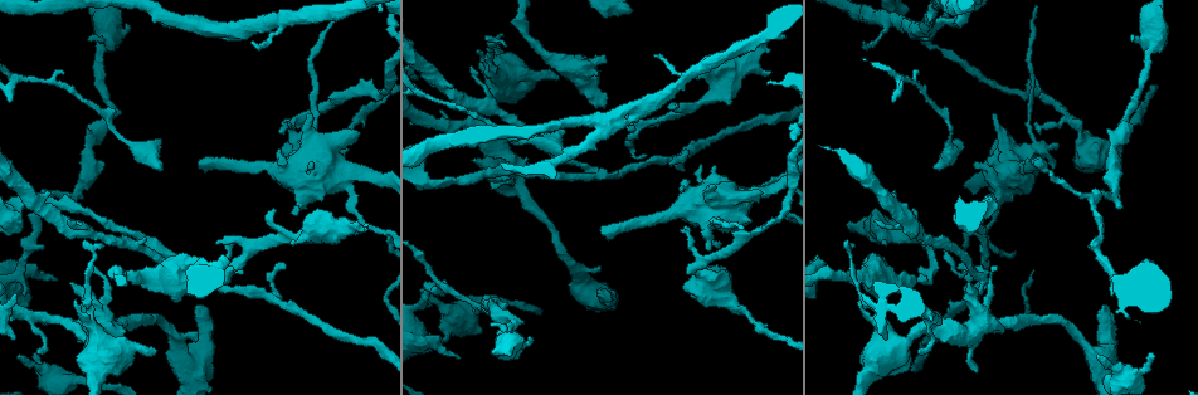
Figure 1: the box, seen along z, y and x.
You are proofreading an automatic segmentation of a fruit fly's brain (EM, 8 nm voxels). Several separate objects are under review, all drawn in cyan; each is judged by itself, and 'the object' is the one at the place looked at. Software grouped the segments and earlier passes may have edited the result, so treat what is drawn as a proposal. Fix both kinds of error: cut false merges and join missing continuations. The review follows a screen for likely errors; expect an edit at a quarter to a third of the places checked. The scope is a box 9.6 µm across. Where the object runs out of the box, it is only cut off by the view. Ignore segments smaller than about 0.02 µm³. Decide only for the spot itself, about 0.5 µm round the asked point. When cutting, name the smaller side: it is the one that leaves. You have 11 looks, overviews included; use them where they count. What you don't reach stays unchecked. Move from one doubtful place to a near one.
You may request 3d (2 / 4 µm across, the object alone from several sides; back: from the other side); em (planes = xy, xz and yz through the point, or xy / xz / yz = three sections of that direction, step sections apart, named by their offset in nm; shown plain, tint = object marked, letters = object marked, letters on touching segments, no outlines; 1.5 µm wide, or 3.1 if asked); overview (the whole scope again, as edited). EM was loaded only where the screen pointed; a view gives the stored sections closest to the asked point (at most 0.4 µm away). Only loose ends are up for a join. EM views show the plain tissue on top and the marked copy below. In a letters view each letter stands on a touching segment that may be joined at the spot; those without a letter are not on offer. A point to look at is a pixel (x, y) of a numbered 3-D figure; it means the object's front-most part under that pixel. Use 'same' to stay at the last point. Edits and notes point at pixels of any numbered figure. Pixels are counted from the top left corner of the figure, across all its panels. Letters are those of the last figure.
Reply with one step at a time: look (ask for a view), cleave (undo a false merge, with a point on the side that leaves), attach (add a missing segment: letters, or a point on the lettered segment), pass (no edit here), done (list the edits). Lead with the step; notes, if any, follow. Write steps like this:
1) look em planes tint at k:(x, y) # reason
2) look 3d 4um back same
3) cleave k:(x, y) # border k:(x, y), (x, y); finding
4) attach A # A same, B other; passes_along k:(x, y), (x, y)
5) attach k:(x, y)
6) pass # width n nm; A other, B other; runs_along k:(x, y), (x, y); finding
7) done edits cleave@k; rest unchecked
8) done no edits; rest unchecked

look 3d 2um at 1:(609, 238)

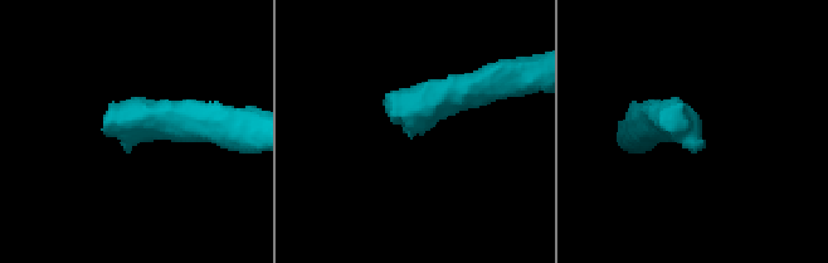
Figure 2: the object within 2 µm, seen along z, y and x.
look em planes letters at 2:(703, 141) # shape alone is not enough

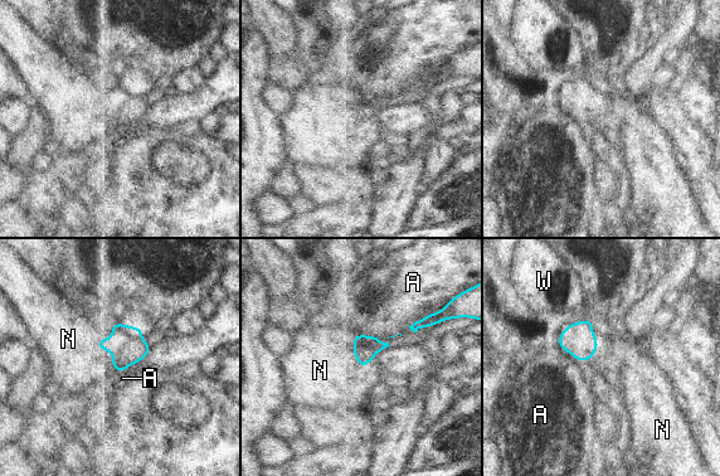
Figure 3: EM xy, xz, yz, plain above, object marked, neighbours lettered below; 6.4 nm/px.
attach 3:(68, 339) # longest_contact N 340 nm; A other, N same, W other; the neuron continues

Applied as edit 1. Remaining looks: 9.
look overview

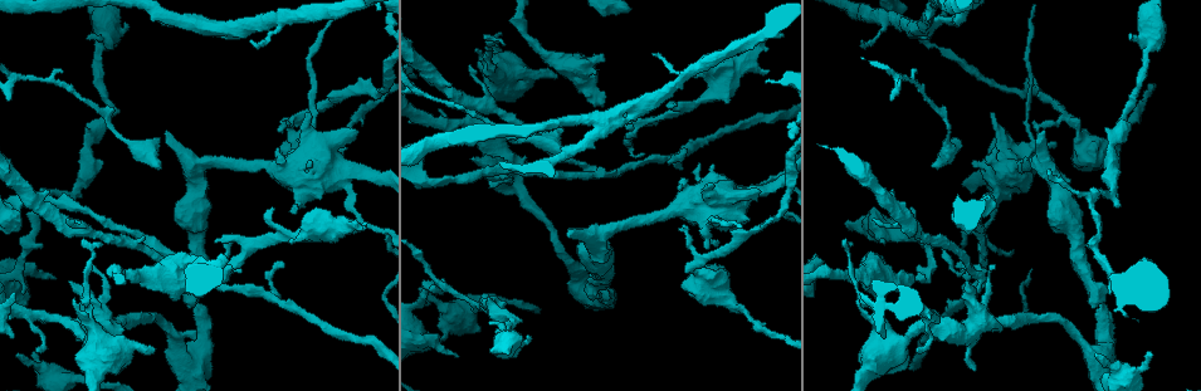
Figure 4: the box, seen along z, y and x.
look 3d 2um at 4:(464, 110)

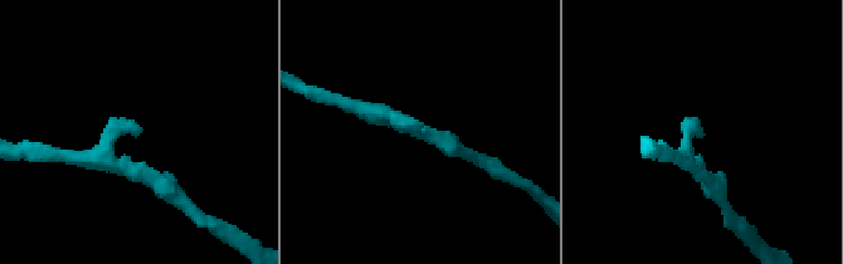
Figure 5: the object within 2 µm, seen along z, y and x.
look em xz step 4 letters at 5:(422, 125)

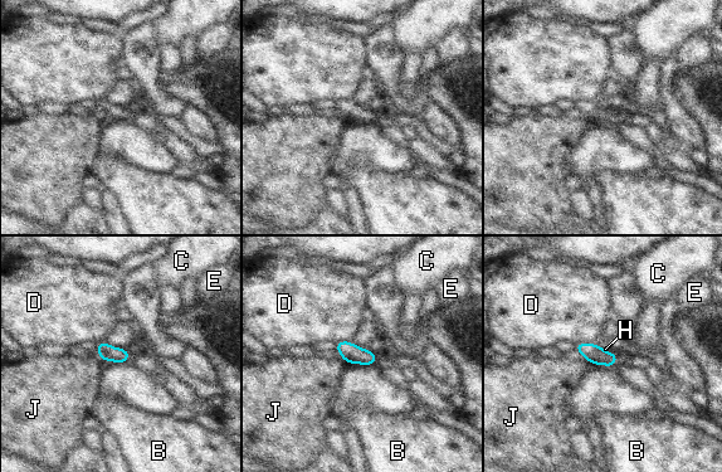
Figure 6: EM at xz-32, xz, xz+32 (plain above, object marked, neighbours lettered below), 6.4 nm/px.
look em planes letters same

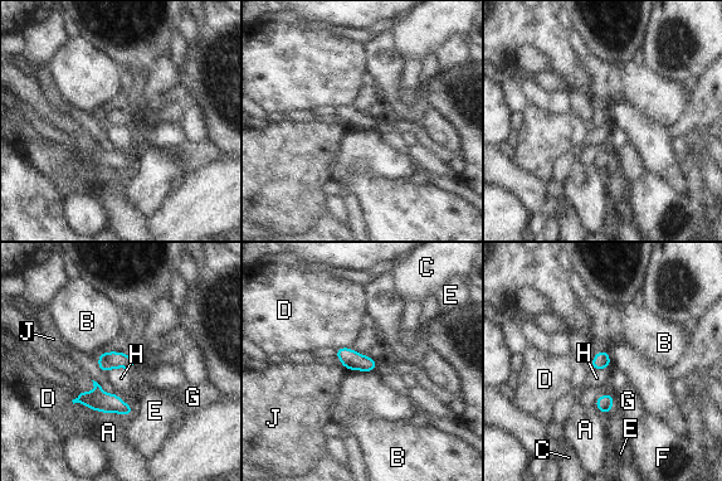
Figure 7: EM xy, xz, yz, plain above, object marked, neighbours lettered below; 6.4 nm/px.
pass # A other, B other, C other, D other, E other, F other, G other, H other, J other; border 7:(130, 369), (110, 368), (105, 373); no lettered segment goes on from it

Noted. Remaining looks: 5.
look em planes tint at 4:(860, 43) # tapers out

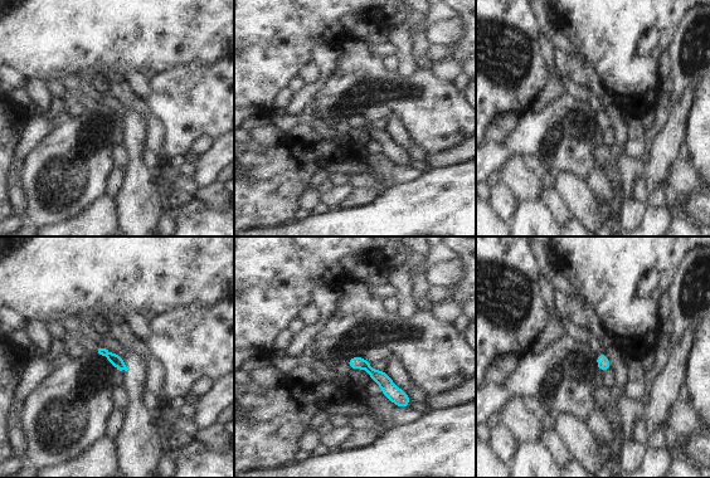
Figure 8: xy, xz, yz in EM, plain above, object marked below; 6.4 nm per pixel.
look em planes letters same

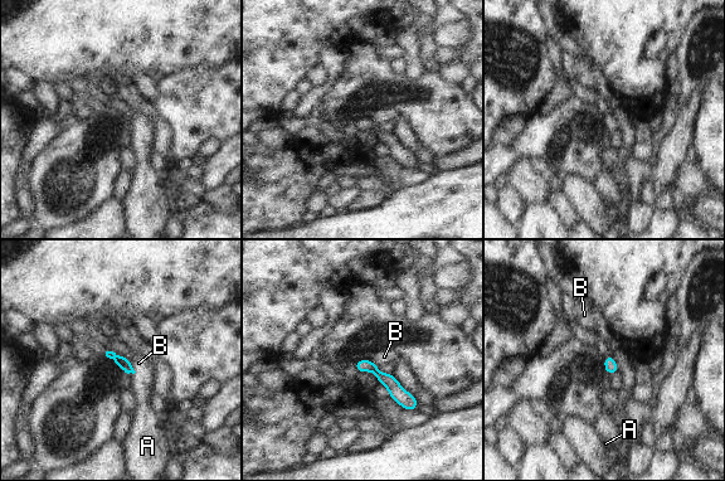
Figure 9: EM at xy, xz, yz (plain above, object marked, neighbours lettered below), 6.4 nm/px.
pass # A other, B other; border 9:(130, 359), (130, 364), (136, 372); no lettered segment goes on from it

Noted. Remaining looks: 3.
look 3d 4um back at 4:(694, 273)

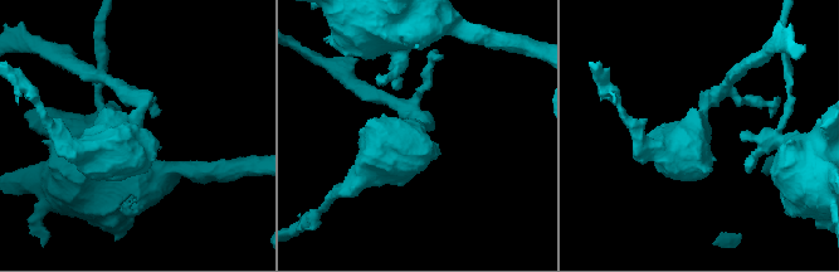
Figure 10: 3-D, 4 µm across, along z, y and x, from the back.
look em planes letters at 10:(417, 123) # now the EM

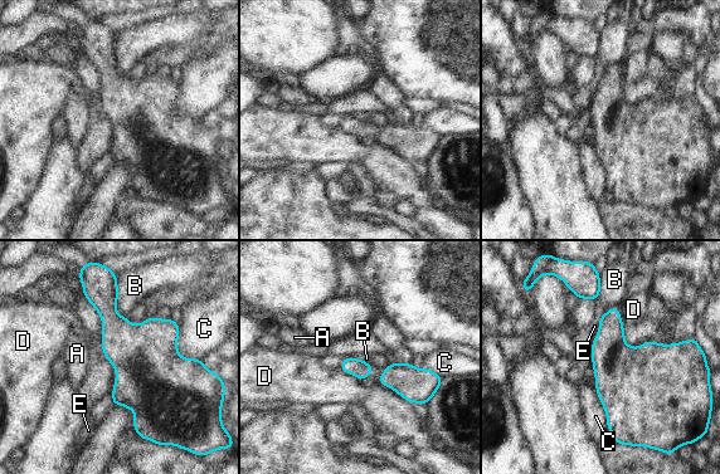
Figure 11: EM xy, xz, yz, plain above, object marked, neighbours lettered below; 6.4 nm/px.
pass # A other, B other, C other, D other, E other; border 11:(611, 306), (601, 316), (593, 340); continuous, no second neuron

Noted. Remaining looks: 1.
done edits attach@3; rest unchecked

